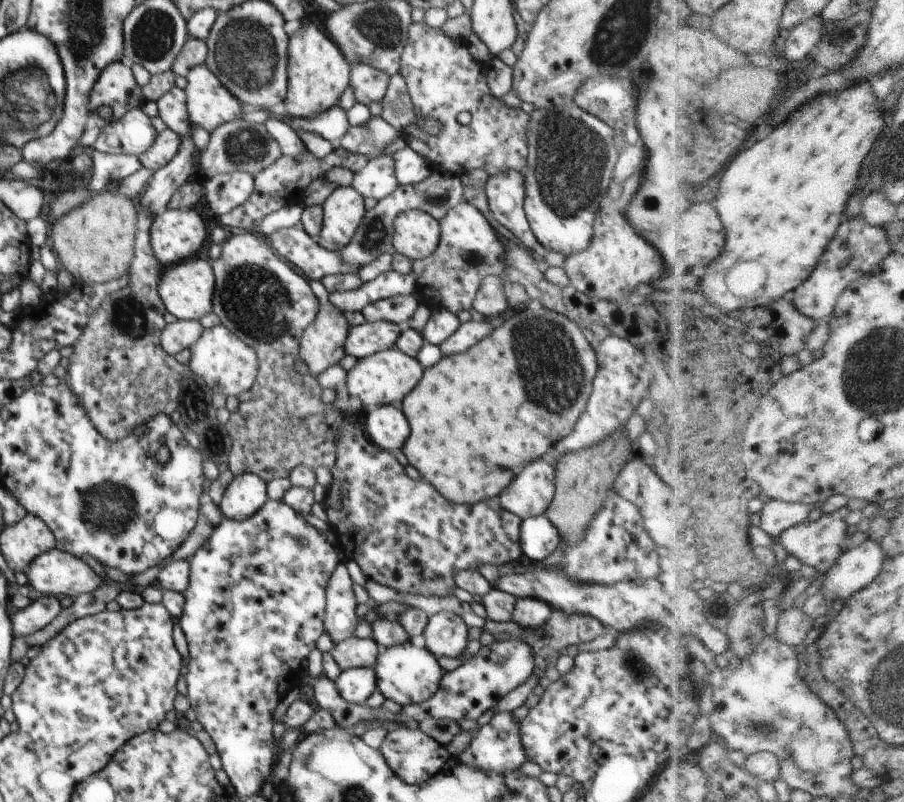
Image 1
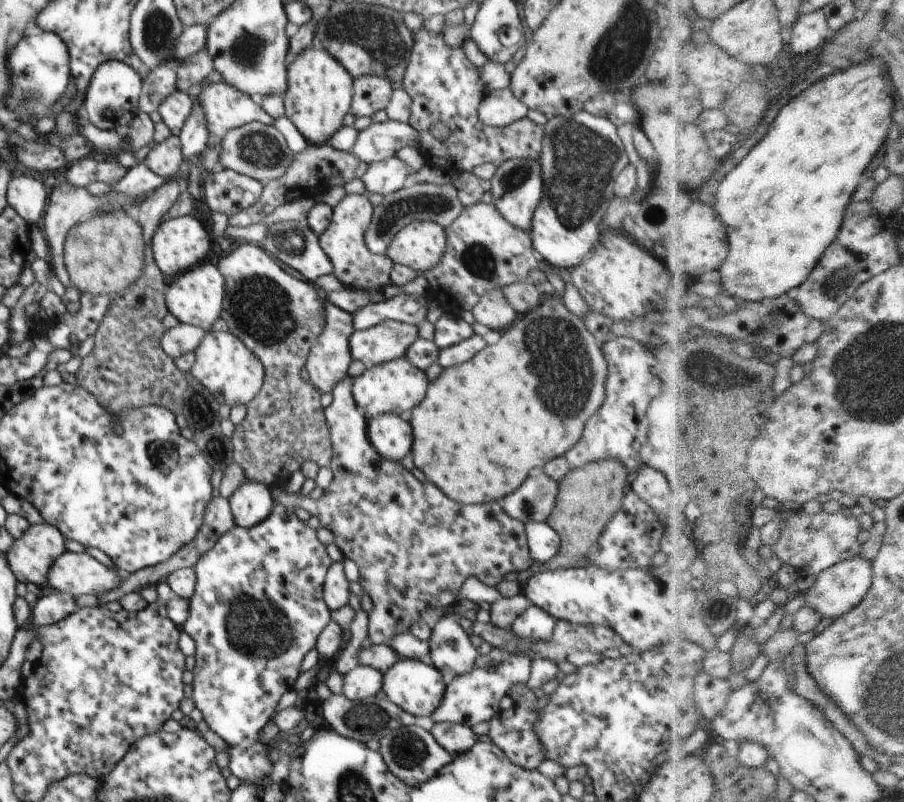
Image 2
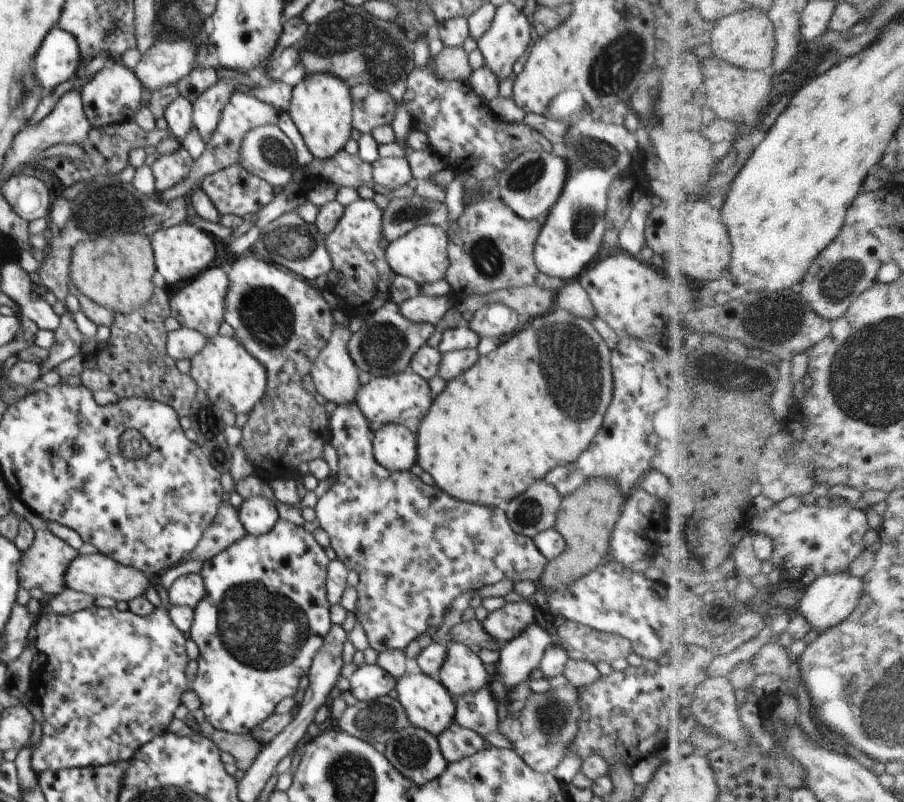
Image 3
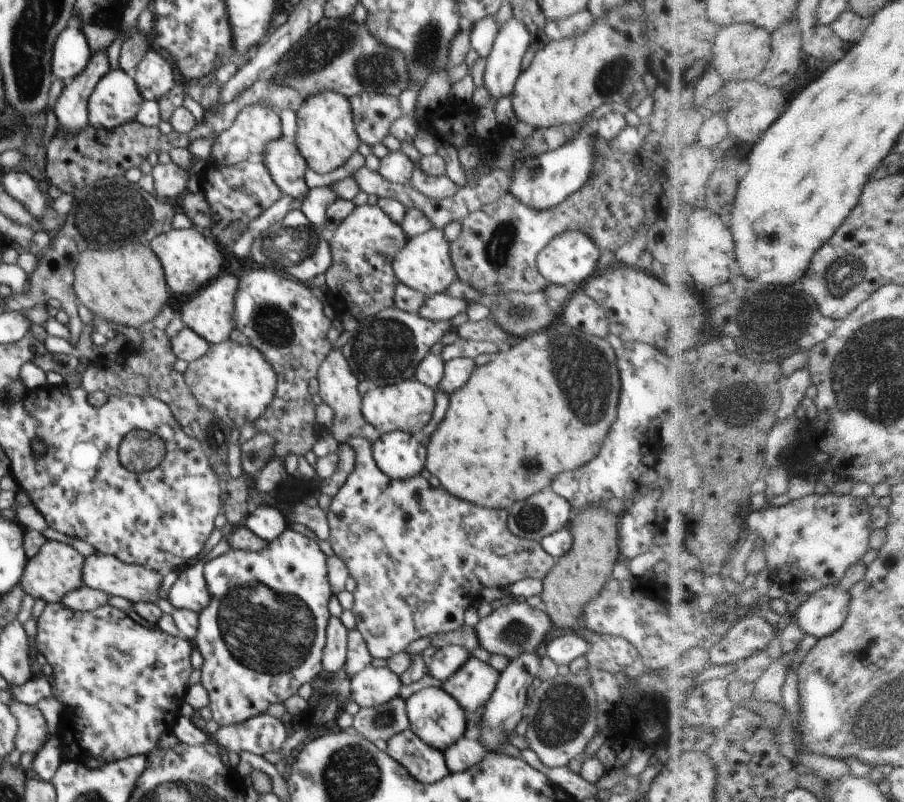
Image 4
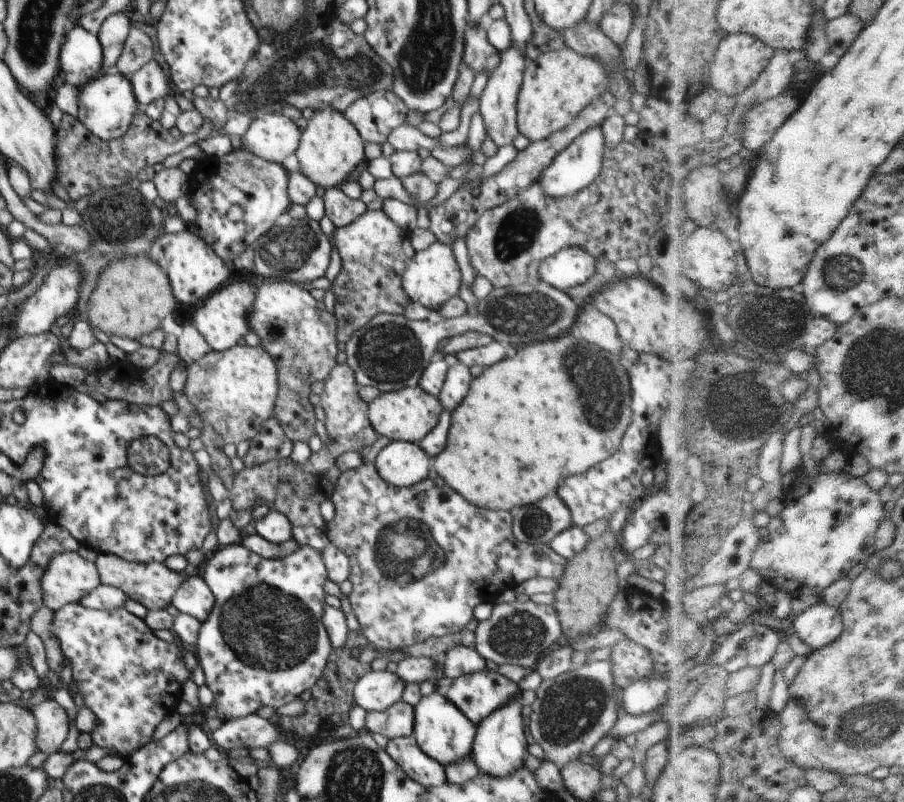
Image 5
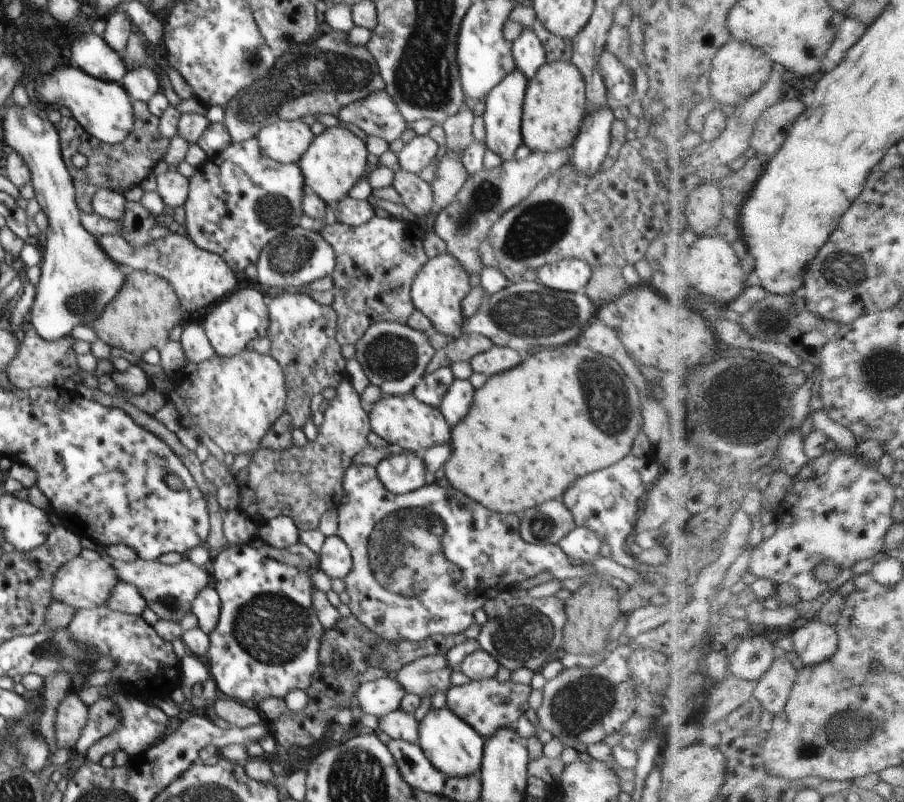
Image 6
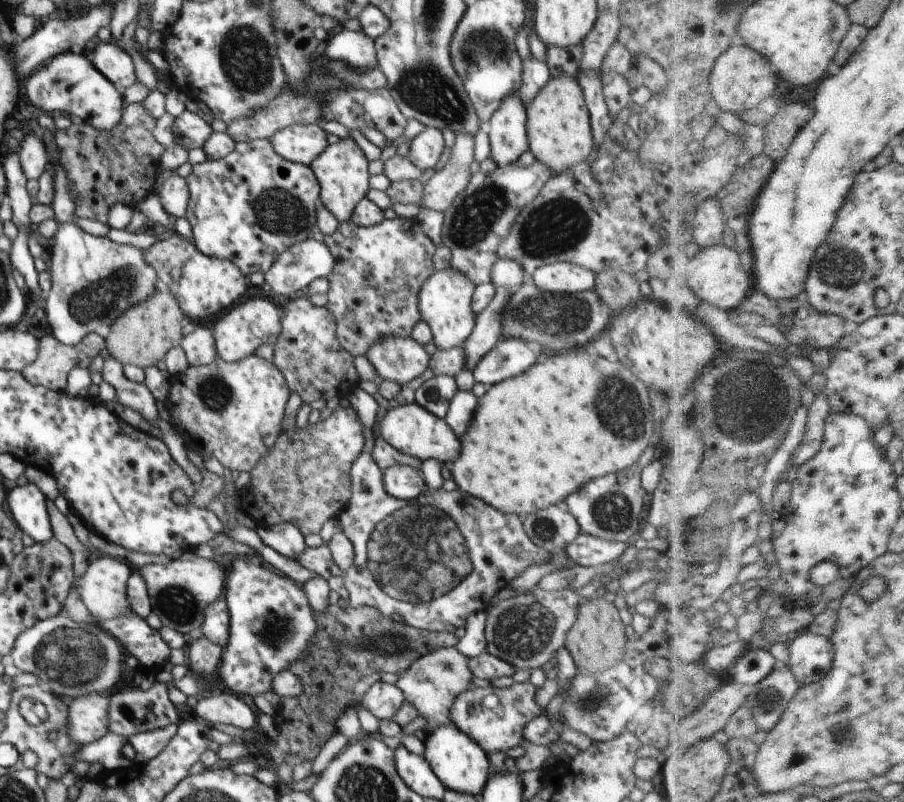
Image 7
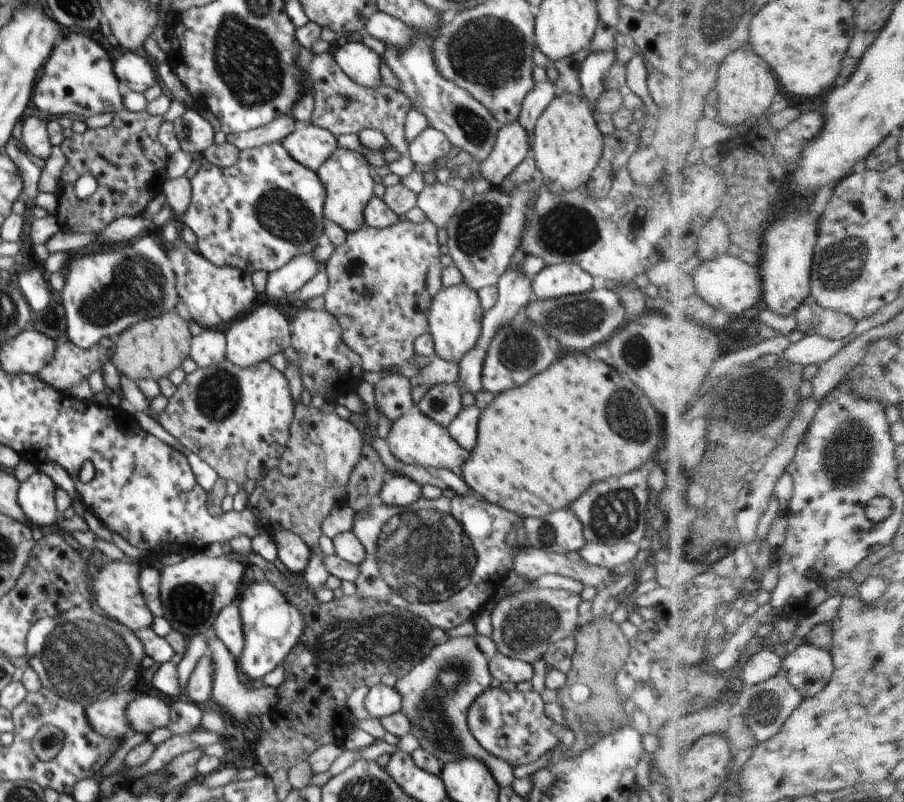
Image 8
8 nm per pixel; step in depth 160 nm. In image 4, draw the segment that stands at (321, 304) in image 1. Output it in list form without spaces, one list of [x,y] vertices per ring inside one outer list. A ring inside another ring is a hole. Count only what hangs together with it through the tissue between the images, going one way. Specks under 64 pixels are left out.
[[[341,349],[330,350],[330,353],[324,362],[320,364],[318,373],[318,394],[324,403],[326,403],[334,411],[334,424],[327,430],[338,441],[338,443],[346,443],[348,438],[362,436],[371,442],[379,438],[376,428],[371,426],[362,415],[360,410],[361,395],[359,394],[359,379],[350,369],[346,358],[342,355]]]

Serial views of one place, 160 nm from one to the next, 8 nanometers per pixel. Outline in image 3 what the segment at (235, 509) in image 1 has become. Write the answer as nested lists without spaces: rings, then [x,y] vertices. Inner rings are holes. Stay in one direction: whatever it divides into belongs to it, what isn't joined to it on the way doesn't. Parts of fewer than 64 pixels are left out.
[[[252,496],[240,504],[238,516],[247,534],[261,536],[270,532],[278,522],[279,511],[268,498]]]

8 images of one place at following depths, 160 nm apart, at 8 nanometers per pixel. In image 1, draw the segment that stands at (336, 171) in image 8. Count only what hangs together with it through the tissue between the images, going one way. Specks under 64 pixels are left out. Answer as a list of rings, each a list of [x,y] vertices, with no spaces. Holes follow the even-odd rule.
[[[302,19],[300,23],[288,40],[287,96],[280,110],[290,116],[310,118],[338,105],[338,99],[350,86],[350,65],[340,48],[313,22]]]

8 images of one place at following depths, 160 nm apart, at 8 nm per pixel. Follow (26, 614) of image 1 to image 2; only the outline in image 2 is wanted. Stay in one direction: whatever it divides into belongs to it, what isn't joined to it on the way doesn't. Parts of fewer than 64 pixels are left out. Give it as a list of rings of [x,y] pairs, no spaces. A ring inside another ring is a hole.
[[[44,590],[31,610],[31,628],[48,626],[62,621],[77,612],[77,605],[72,594],[54,590]]]

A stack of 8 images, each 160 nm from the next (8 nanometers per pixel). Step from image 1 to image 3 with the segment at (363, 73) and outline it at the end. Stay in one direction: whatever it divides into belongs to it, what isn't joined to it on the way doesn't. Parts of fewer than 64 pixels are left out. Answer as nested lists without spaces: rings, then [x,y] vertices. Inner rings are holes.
[[[358,84],[351,89],[352,127],[361,134],[372,135],[372,130],[390,124],[396,103],[388,92],[370,84]]]

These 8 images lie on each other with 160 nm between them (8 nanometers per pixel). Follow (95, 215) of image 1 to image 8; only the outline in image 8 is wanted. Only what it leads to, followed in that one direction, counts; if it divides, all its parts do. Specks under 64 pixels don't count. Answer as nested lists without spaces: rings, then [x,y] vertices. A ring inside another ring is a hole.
[[[174,308],[164,312],[162,316],[146,318],[126,328],[119,335],[118,342],[115,344],[116,349],[111,362],[118,369],[119,374],[124,374],[134,383],[144,378],[157,382],[164,376],[168,377],[176,368],[181,368],[182,362],[189,356],[192,338],[188,322]]]

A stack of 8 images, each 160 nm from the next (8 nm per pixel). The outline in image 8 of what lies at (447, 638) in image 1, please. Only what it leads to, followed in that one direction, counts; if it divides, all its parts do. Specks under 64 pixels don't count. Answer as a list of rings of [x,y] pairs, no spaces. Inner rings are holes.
[[[500,688],[484,690],[467,709],[470,734],[486,752],[508,762],[512,767],[532,764],[552,752],[560,742],[561,728],[544,714],[545,704],[538,692],[506,692]]]

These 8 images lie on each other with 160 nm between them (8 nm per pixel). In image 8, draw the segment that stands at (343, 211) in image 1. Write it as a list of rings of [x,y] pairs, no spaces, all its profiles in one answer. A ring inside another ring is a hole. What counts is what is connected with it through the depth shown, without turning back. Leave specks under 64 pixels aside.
[[[402,220],[402,222],[396,222],[384,229],[378,229],[367,226],[364,224],[361,228],[358,228],[356,232],[348,232],[346,234],[346,241],[340,246],[334,248],[334,253],[328,259],[324,266],[325,272],[329,279],[329,286],[327,292],[323,295],[325,300],[325,311],[332,314],[340,328],[342,330],[342,342],[350,348],[353,352],[356,352],[360,356],[361,368],[364,372],[380,372],[390,366],[400,367],[403,364],[408,364],[409,360],[413,359],[414,355],[414,342],[418,336],[426,334],[428,330],[428,308],[430,308],[430,302],[432,302],[432,296],[436,296],[440,292],[445,280],[442,277],[442,264],[440,262],[440,245],[438,244],[437,232],[438,228],[431,222],[426,221],[422,224],[414,224],[409,220]]]

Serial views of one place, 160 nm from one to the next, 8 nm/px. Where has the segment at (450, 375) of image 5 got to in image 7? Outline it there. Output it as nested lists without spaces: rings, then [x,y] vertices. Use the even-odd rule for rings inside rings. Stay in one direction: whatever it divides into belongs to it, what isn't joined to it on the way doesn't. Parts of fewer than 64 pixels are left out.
[[[459,391],[451,398],[449,409],[444,421],[454,431],[454,434],[460,438],[465,434],[469,427],[469,422],[473,419],[478,397],[474,393]]]

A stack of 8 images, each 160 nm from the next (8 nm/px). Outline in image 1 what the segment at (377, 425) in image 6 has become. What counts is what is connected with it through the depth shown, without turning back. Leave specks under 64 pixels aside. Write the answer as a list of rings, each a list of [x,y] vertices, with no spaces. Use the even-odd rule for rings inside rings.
[[[397,347],[388,348],[366,358],[358,358],[355,366],[346,374],[346,388],[362,413],[372,412],[378,406],[402,402],[404,396],[410,394],[410,390],[422,378],[423,370],[417,358],[407,356]]]

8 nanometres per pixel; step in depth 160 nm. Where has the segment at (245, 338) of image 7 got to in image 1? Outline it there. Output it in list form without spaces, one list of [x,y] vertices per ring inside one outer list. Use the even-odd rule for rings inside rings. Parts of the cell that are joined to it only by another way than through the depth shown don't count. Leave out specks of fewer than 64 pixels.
[[[186,258],[182,263],[162,269],[158,284],[158,294],[166,308],[177,319],[200,320],[212,311],[214,294],[214,272],[211,263],[200,258]]]

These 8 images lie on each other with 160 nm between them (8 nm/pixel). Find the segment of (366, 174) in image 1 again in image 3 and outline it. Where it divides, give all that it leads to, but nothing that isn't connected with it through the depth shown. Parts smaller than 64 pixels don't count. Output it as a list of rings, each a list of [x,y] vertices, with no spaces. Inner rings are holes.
[[[379,157],[371,164],[372,180],[380,191],[394,191],[404,187],[412,178],[406,158]]]

